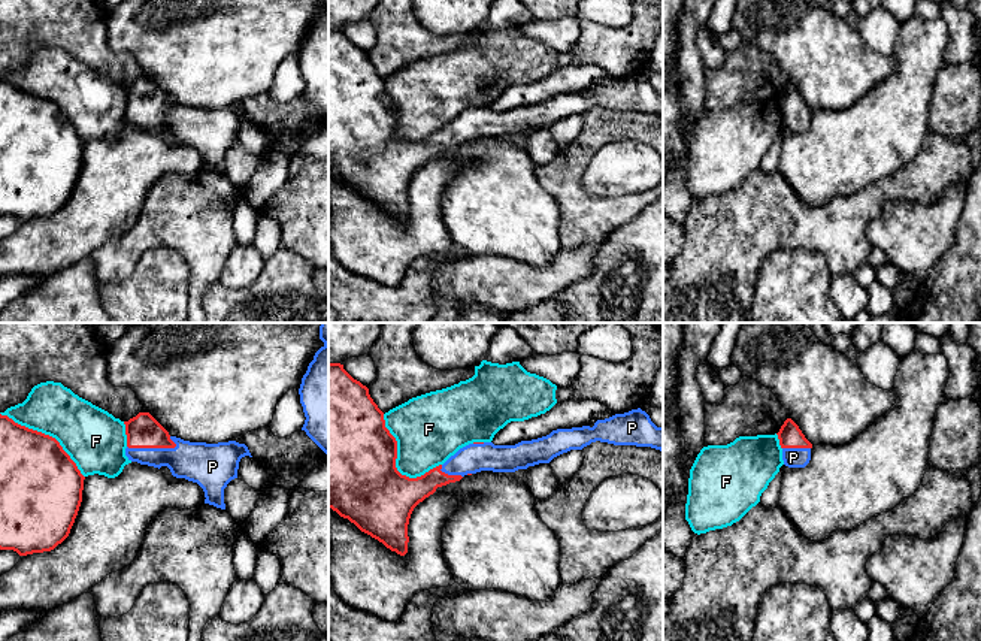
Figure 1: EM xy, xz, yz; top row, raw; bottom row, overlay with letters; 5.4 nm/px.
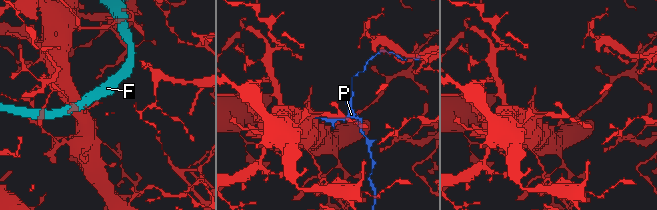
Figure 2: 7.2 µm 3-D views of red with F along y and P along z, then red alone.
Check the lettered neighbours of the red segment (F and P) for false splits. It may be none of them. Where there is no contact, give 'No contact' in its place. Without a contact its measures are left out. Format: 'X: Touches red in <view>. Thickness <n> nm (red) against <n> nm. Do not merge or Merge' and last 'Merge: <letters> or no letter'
F: Touches red in xz. Thickness 500 nm (red) against 360 nm. Do not merge
P: Touches red in xy. Thickness 180 nm (red) against 200 nm. Merge
Merge: P

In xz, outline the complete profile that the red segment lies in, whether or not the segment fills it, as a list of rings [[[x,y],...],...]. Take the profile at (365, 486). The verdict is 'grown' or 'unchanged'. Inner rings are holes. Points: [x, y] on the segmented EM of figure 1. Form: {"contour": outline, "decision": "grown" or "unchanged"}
{"contour": [[[328,363],[328,508],[348,518],[361,532],[382,542],[400,556],[408,553],[408,524],[414,508],[437,487],[460,481],[481,471],[515,472],[570,450],[582,450],[591,442],[651,447],[663,453],[663,427],[657,427],[641,408],[597,420],[593,427],[557,429],[549,435],[521,441],[515,445],[473,442],[460,448],[443,465],[421,477],[409,478],[396,468],[397,441],[385,427],[384,412],[369,394],[369,388],[354,380],[340,363]]], "decision": "grown"}

